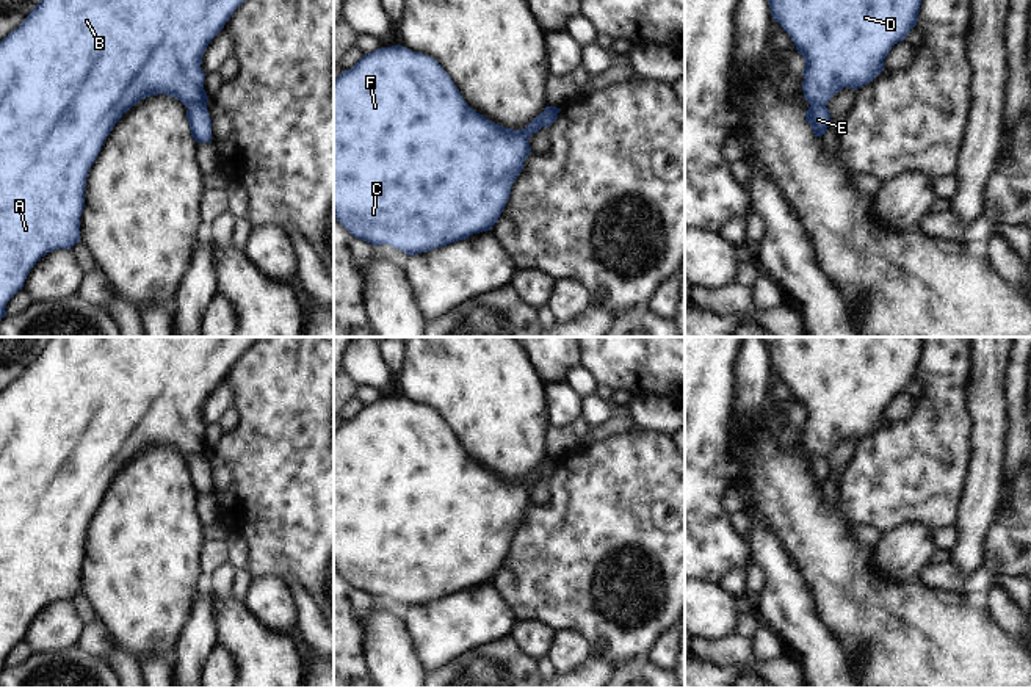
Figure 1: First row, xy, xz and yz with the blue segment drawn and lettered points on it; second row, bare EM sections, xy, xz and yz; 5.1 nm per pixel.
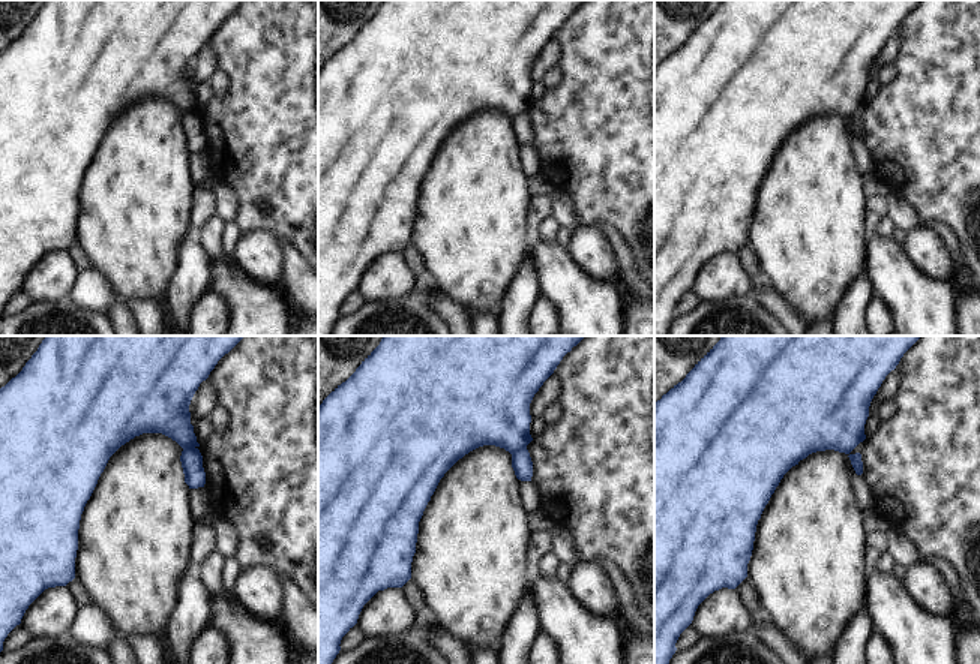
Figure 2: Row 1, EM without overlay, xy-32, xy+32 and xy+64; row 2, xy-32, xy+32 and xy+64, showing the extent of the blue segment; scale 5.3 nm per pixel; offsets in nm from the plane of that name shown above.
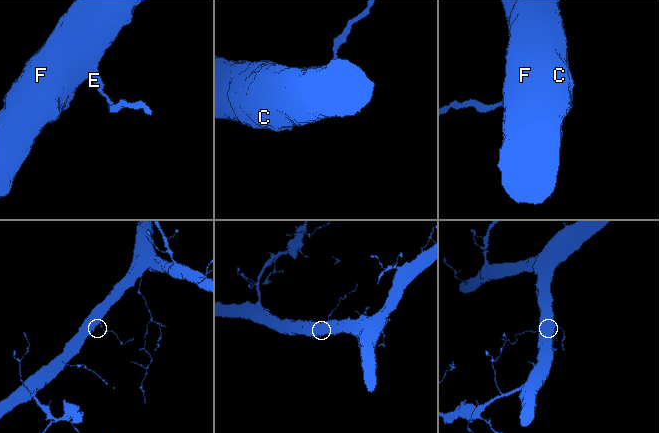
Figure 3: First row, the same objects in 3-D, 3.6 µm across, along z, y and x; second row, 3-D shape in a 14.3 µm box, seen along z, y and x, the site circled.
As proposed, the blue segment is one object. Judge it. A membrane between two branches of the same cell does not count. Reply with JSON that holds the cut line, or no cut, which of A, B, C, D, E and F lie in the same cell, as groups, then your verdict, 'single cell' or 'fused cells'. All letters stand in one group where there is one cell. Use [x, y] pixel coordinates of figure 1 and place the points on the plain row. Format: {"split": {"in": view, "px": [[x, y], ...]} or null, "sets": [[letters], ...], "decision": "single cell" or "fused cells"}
{"split": {"in": "xy", "px": [[206, 453], [193, 453], [188, 458]]}, "sets": [["A", "B", "C", "D", "F"], ["E"]], "decision": "fused cells"}

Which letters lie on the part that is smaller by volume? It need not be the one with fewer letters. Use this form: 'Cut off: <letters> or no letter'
Cut off: E

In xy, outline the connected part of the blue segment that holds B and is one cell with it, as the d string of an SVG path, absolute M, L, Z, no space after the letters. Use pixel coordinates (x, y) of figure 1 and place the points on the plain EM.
M50 337L27 370L0 392L0 672L8 652L24 638L30 621L47 603L71 600L80 592L80 567L85 558L85 538L89 519L96 512L114 475L139 451L166 445L185 458L207 454L202 406L210 392L224 379L235 360L260 337Z

